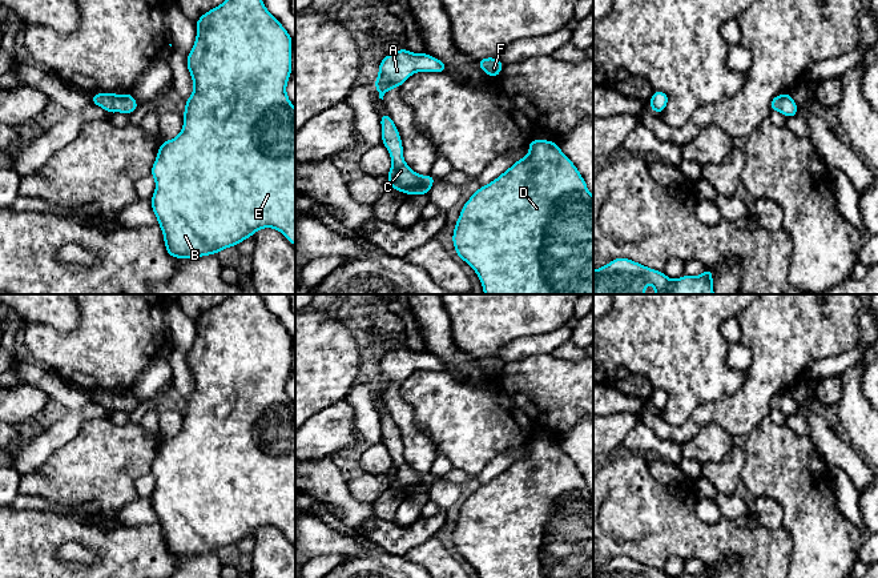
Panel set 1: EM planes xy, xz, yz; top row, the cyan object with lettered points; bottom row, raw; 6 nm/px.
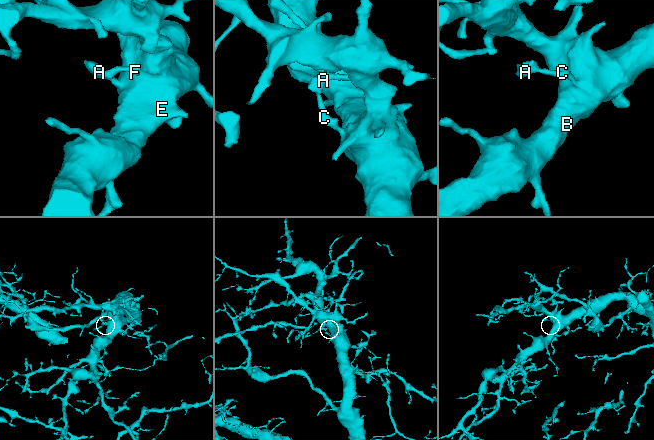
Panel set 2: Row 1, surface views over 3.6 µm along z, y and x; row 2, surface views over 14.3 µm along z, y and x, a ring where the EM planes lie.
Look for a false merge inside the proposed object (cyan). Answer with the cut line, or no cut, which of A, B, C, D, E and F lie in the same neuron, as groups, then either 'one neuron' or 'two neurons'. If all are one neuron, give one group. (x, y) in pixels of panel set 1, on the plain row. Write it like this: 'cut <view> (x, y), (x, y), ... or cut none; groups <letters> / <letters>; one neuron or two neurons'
cut none; groups A B C D E F; one neuron

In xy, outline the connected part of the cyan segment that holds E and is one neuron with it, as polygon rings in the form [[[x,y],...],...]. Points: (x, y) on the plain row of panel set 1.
[[[229,294],[221,304],[208,309],[196,320],[197,336],[186,356],[193,377],[193,393],[185,400],[184,425],[173,438],[164,439],[150,467],[156,489],[150,497],[152,507],[164,531],[166,550],[174,557],[194,557],[218,553],[220,549],[237,545],[257,529],[274,526],[295,545],[295,406],[290,401],[286,384],[291,370],[293,338],[283,324],[266,308],[261,294]]]

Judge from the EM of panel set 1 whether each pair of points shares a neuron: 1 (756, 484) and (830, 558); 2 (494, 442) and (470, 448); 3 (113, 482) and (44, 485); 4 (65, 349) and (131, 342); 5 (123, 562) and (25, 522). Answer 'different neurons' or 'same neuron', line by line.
1: same neuron
2: same neuron
3: same neuron
4: same neuron
5: same neuron

